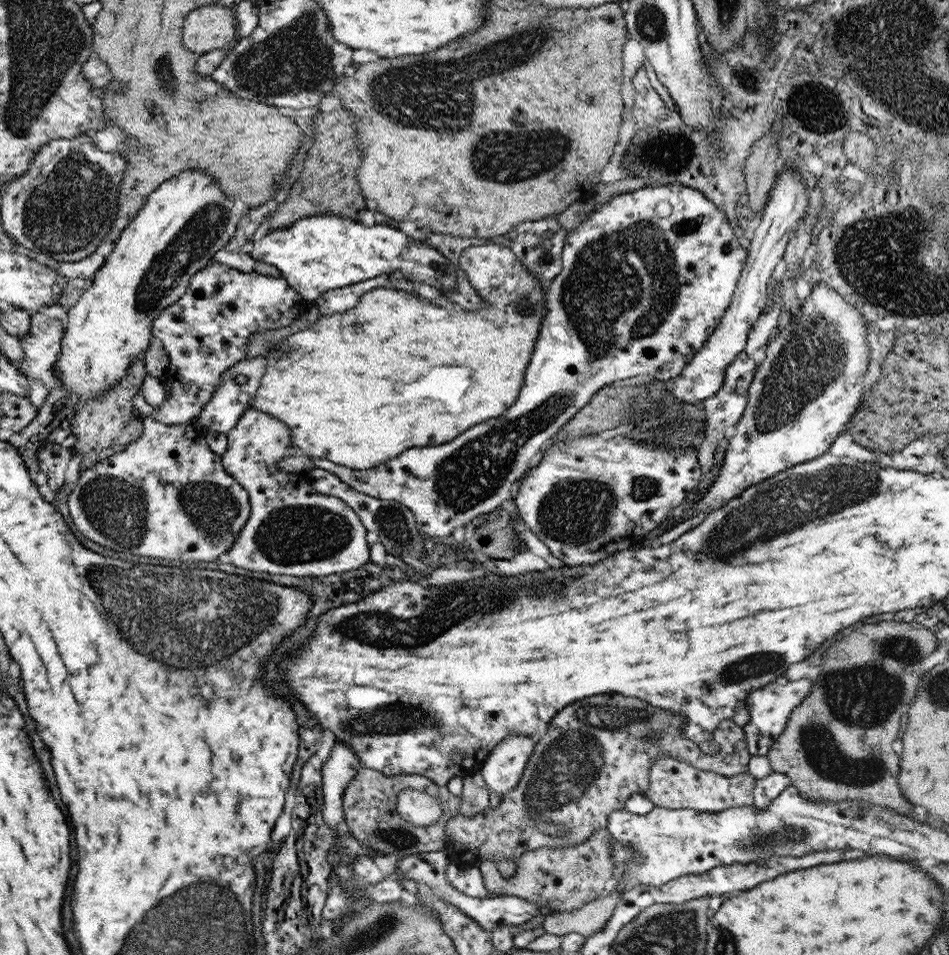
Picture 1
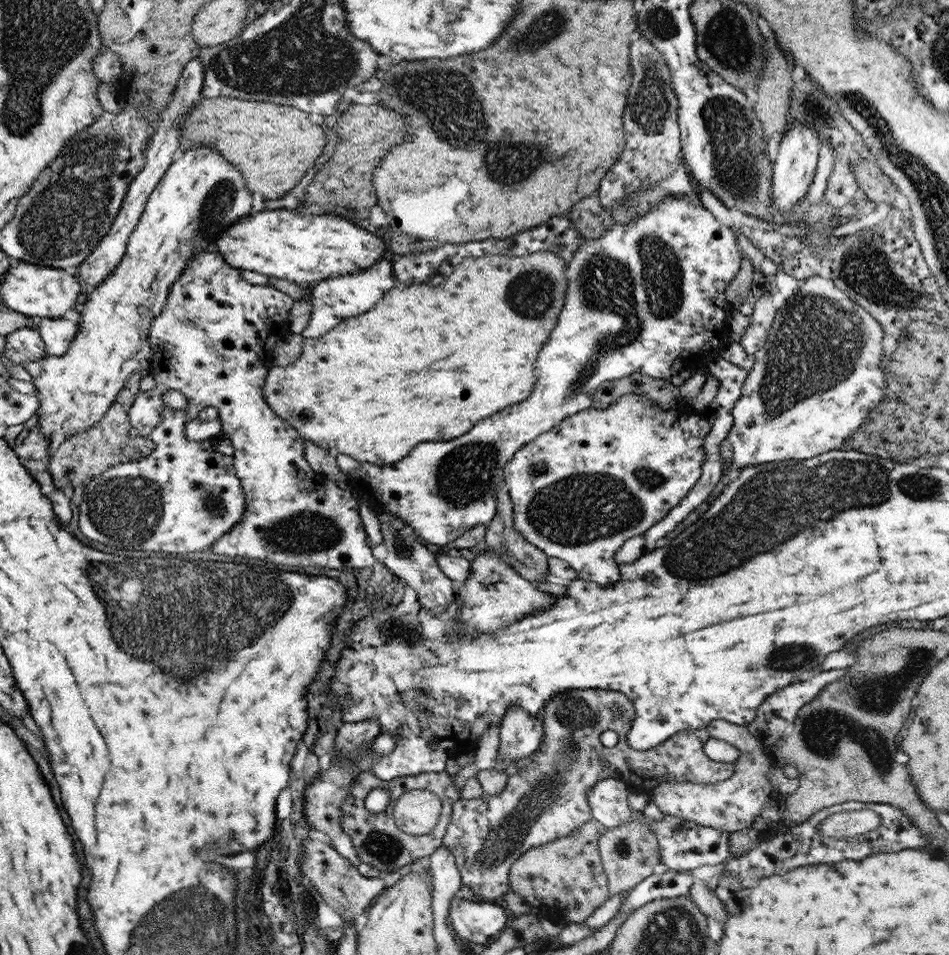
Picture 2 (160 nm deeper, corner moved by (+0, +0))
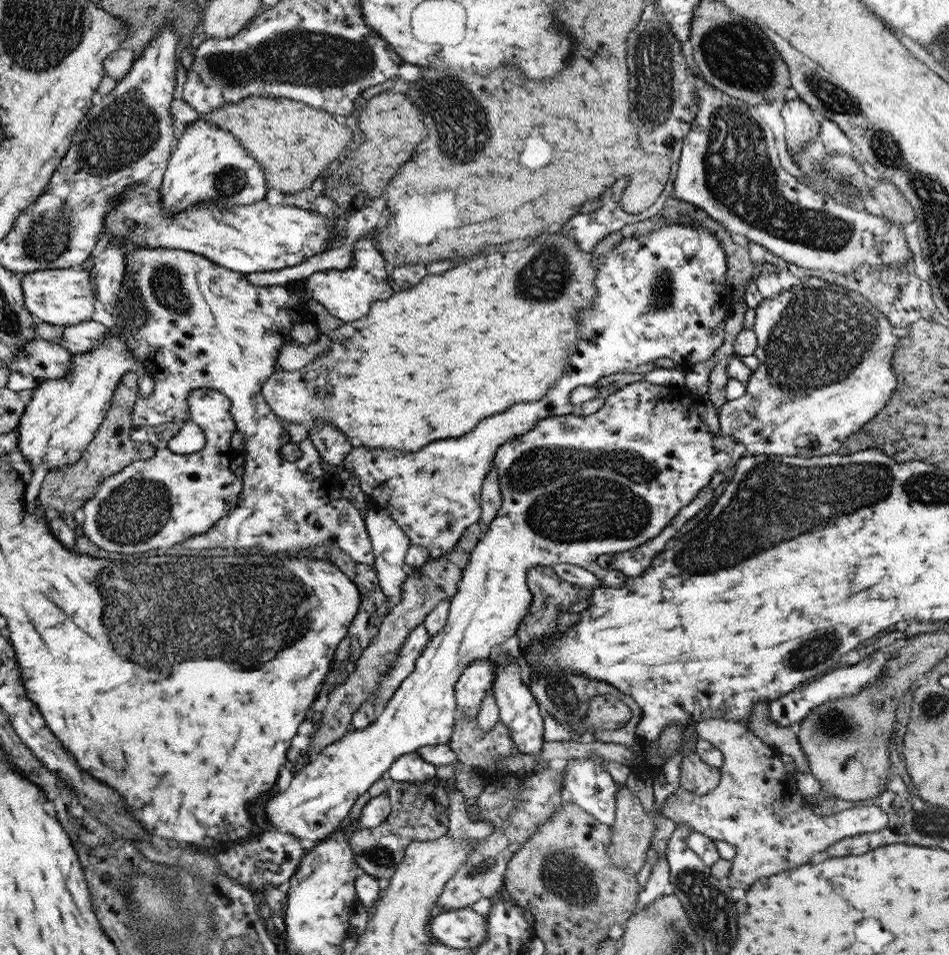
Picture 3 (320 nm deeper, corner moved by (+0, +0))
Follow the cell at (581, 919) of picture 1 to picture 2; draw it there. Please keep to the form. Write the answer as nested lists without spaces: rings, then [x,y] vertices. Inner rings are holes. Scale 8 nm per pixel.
[[[638,817],[622,826],[607,829],[600,837],[599,852],[608,877],[609,898],[619,892],[630,891],[660,867],[659,842],[650,825]]]

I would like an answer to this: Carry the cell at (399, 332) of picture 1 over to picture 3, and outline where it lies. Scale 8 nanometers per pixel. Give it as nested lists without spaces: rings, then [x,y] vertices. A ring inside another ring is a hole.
[[[552,234],[542,244],[530,244],[518,252],[496,252],[490,256],[466,262],[458,268],[452,268],[438,276],[422,275],[422,282],[416,284],[412,290],[396,290],[395,295],[386,300],[374,302],[371,311],[364,319],[344,324],[335,332],[330,333],[331,348],[327,354],[317,358],[312,364],[300,370],[278,371],[263,384],[262,394],[275,411],[275,415],[283,422],[303,424],[310,430],[318,423],[332,423],[337,426],[352,442],[352,445],[370,449],[396,449],[399,451],[419,451],[427,444],[436,440],[455,439],[467,435],[475,430],[477,423],[493,414],[499,414],[522,402],[534,402],[544,399],[544,395],[554,387],[557,379],[563,378],[565,366],[569,364],[571,352],[576,350],[581,336],[578,333],[580,322],[578,315],[581,310],[593,306],[596,297],[596,268],[592,266],[592,251],[581,252],[581,248],[574,237],[565,234]]]

